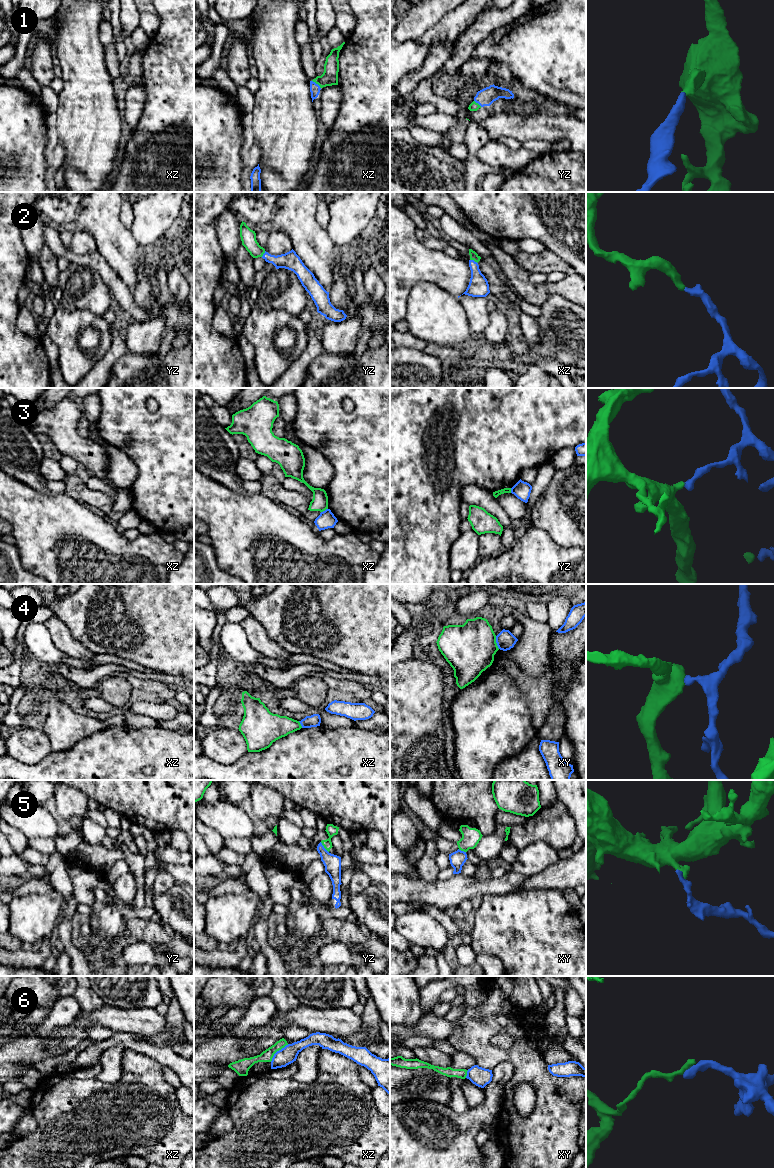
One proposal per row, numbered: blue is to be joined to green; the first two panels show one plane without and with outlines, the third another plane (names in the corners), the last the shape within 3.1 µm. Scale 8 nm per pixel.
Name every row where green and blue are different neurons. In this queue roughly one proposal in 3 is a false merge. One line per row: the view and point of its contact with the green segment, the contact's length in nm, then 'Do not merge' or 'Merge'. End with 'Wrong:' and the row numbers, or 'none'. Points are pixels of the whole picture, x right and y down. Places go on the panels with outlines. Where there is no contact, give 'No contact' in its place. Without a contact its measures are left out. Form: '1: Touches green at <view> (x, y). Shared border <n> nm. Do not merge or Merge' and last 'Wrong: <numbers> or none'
1: Touches green at xz (317, 83). Shared border 100 nm. Merge
2: Touches green at xz (474, 260). Shared border 70 nm. Merge
3: Touches green at xz (324, 510). Shared border 70 nm. Do not merge
4: Touches green at xy (495, 642). Shared border 110 nm. Do not merge
5: Touches green at yz (324, 847). Shared border 110 nm. Do not merge
6: Touches green at xz (277, 1050). Shared border 200 nm. Do not merge
Wrong: 3, 4, 5, 6

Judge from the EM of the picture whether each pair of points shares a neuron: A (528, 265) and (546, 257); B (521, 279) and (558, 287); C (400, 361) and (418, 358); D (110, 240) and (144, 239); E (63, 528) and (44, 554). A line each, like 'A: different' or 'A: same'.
A: same
B: same
C: same
D: different
E: same

